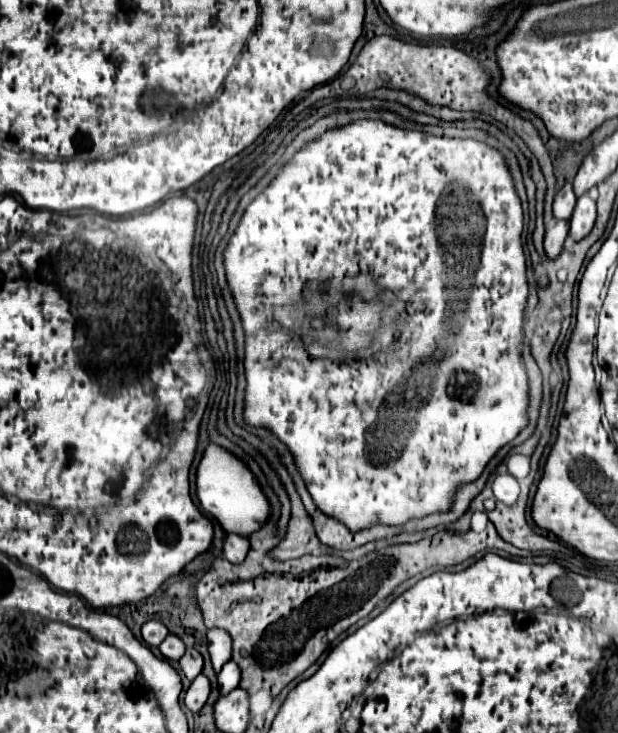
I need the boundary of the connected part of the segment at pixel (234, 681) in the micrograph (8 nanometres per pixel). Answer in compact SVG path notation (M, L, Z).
M227 661L227 663L223 665L223 669L221 669L221 673L217 675L217 681L219 681L219 693L221 693L221 695L231 693L231 691L239 685L239 679L241 679L241 675L239 675L237 663Z

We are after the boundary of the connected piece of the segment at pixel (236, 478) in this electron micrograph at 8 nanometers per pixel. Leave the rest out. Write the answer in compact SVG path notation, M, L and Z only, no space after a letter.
M209 445L197 465L197 499L227 533L249 535L257 531L269 515L269 503L253 473L237 457L217 445Z

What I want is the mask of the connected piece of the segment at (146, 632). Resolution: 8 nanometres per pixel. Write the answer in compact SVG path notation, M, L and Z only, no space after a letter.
M147 621L143 627L141 627L141 633L143 633L143 641L151 647L159 647L159 643L167 637L167 627L161 623L161 621Z

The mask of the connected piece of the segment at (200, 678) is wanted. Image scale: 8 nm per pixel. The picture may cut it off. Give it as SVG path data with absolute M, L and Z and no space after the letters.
M197 675L195 677L195 681L191 683L191 687L187 689L187 693L185 693L185 707L189 709L189 711L193 711L193 713L197 713L203 705L205 705L205 701L207 701L207 697L209 697L209 691L211 691L211 685L209 685L209 679L205 677L205 675Z

